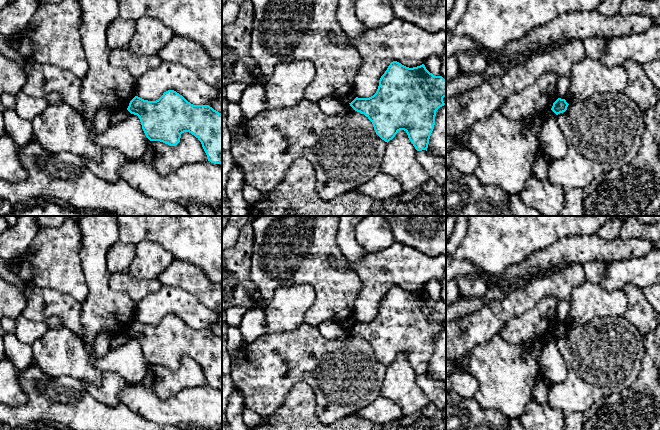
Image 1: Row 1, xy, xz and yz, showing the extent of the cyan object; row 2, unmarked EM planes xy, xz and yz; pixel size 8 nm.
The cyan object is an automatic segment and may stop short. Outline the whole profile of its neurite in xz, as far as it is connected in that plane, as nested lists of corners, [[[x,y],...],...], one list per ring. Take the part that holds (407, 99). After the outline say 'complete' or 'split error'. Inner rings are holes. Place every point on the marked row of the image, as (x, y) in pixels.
[[[393,61],[373,96],[356,97],[349,104],[372,122],[385,142],[404,130],[417,151],[427,151],[436,111],[445,105],[444,97],[446,80],[442,76],[434,76],[424,64],[409,68]]]; complete

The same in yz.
[[[558,98],[554,103],[553,103],[553,106],[551,108],[551,110],[556,114],[560,114],[560,113],[563,113],[567,110],[567,107],[568,107],[568,103],[566,102],[565,99],[561,99],[561,98]]]; complete

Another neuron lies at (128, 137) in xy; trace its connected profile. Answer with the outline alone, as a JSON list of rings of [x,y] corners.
[[[131,114],[126,121],[111,125],[104,134],[96,137],[95,142],[103,148],[118,149],[128,160],[139,160],[146,151],[149,139],[139,117]]]

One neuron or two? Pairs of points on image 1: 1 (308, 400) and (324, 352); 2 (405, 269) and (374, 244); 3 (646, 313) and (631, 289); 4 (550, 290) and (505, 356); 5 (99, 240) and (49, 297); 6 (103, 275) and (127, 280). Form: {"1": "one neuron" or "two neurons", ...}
{"1": "two neurons", "2": "two neurons", "3": "one neuron", "4": "two neurons", "5": "two neurons", "6": "two neurons"}

